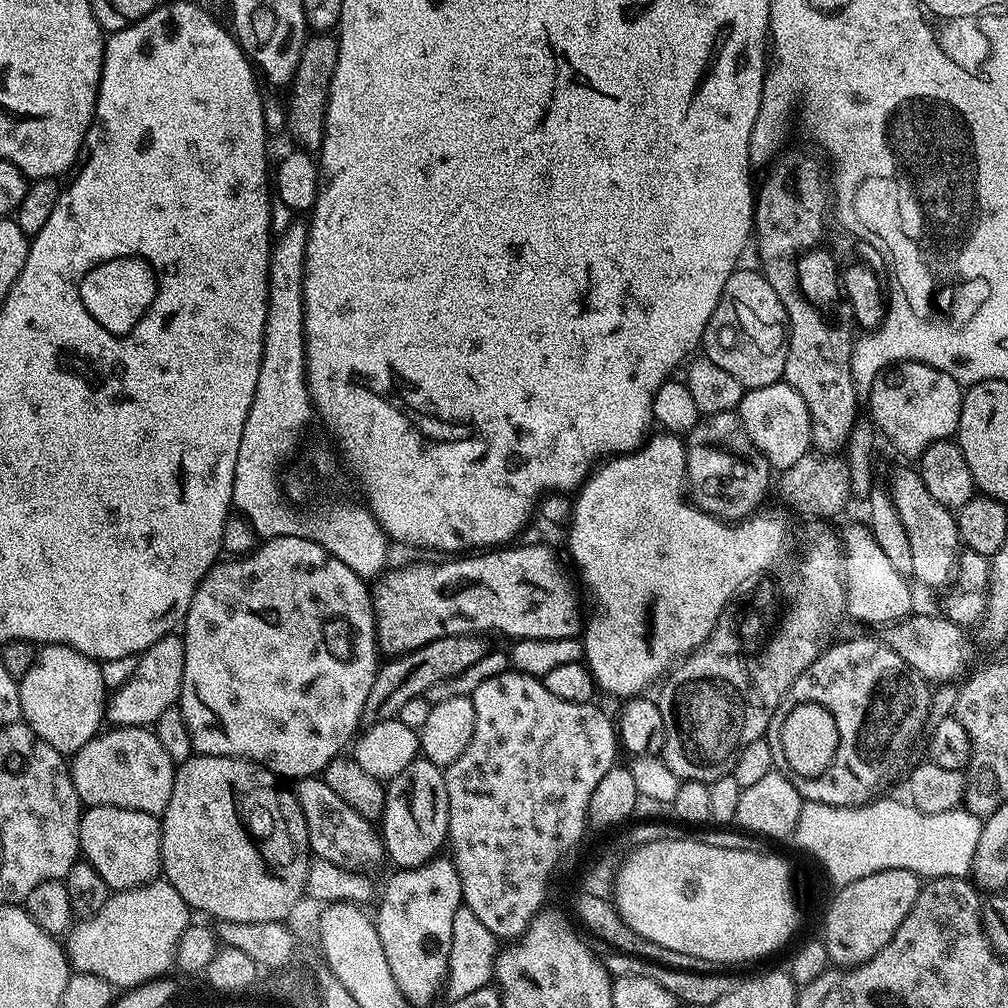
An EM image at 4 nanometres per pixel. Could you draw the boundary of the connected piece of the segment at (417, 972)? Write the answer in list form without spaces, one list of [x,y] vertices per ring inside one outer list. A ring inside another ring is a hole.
[[[433,858],[426,861],[422,866],[417,868],[401,868],[393,871],[393,876],[385,882],[384,888],[382,884],[382,891],[378,896],[378,903],[380,902],[380,909],[374,912],[374,921],[377,928],[378,937],[381,938],[382,947],[386,952],[386,959],[390,964],[390,971],[394,974],[394,981],[397,982],[401,988],[402,994],[415,1006],[421,1006],[421,1004],[428,1004],[436,996],[436,991],[441,991],[442,985],[445,983],[448,974],[448,955],[450,954],[450,946],[452,945],[452,931],[454,930],[454,914],[459,908],[462,907],[462,901],[464,895],[462,894],[462,882],[460,881],[460,875],[456,869],[456,861],[451,858]]]

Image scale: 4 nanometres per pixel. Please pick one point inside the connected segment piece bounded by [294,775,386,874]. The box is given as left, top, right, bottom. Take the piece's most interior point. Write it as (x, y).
(336, 834)

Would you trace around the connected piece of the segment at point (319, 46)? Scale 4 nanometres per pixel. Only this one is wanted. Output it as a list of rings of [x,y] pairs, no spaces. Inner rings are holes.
[[[312,34],[302,46],[302,58],[298,58],[298,70],[290,85],[292,106],[286,110],[286,128],[292,131],[299,147],[304,150],[318,150],[324,141],[326,110],[330,82],[334,78],[334,66],[338,66],[338,39],[332,34]]]

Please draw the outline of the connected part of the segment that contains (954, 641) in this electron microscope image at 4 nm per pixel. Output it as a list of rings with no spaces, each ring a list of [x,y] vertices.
[[[913,614],[907,620],[899,621],[889,627],[887,632],[886,642],[896,651],[898,658],[909,664],[925,680],[929,682],[937,680],[935,682],[937,685],[944,686],[969,675],[968,663],[972,660],[972,644],[968,641],[969,633],[960,625],[950,622],[947,616]]]

